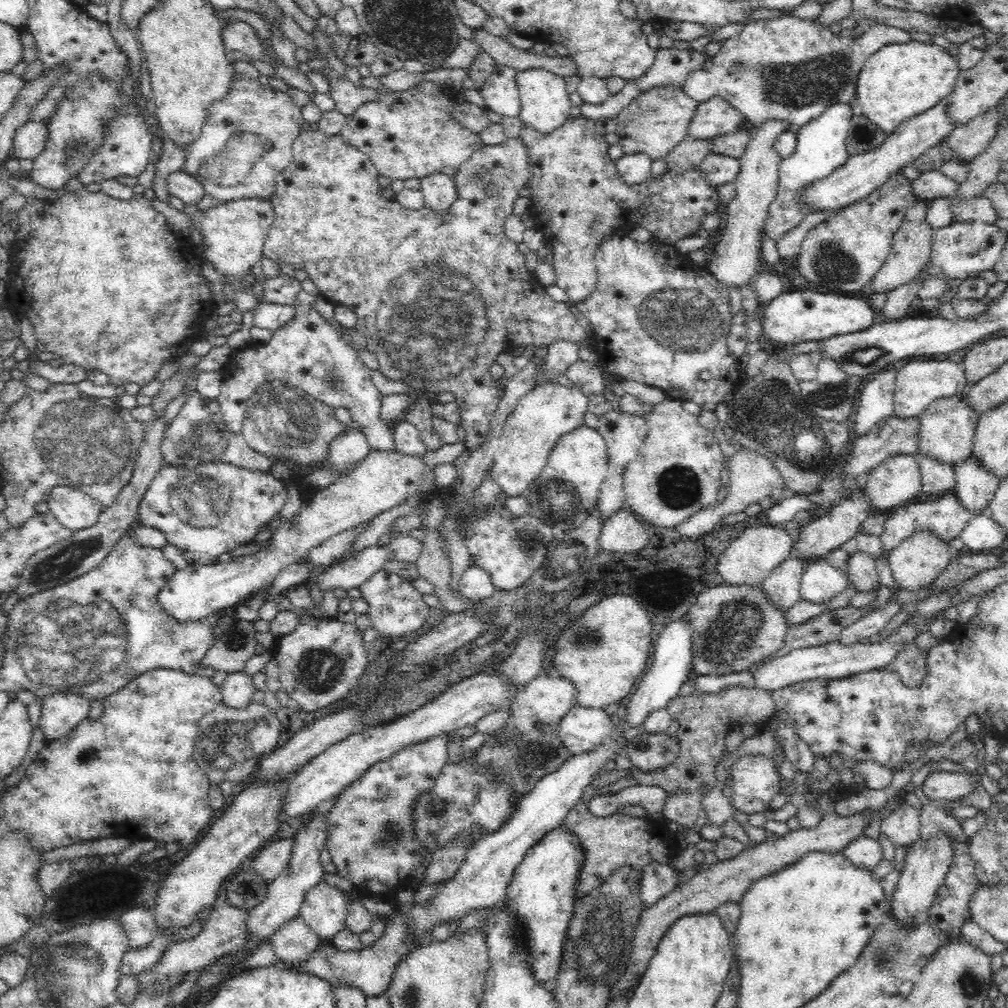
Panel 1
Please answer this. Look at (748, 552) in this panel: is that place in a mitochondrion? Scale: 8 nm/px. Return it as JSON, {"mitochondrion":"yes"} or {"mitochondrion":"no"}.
{"mitochondrion":"no"}

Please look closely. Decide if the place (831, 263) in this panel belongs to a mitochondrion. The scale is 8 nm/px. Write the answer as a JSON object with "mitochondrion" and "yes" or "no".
{"mitochondrion":"yes"}

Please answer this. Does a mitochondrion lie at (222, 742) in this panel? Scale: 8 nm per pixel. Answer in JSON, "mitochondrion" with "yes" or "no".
{"mitochondrion":"yes"}

